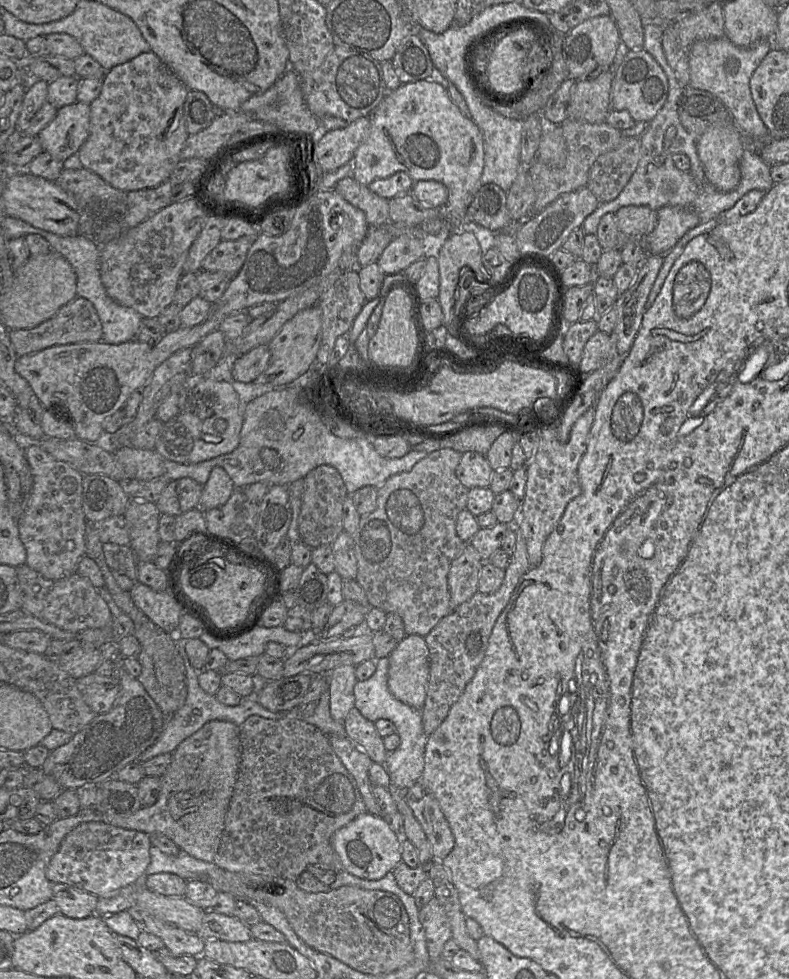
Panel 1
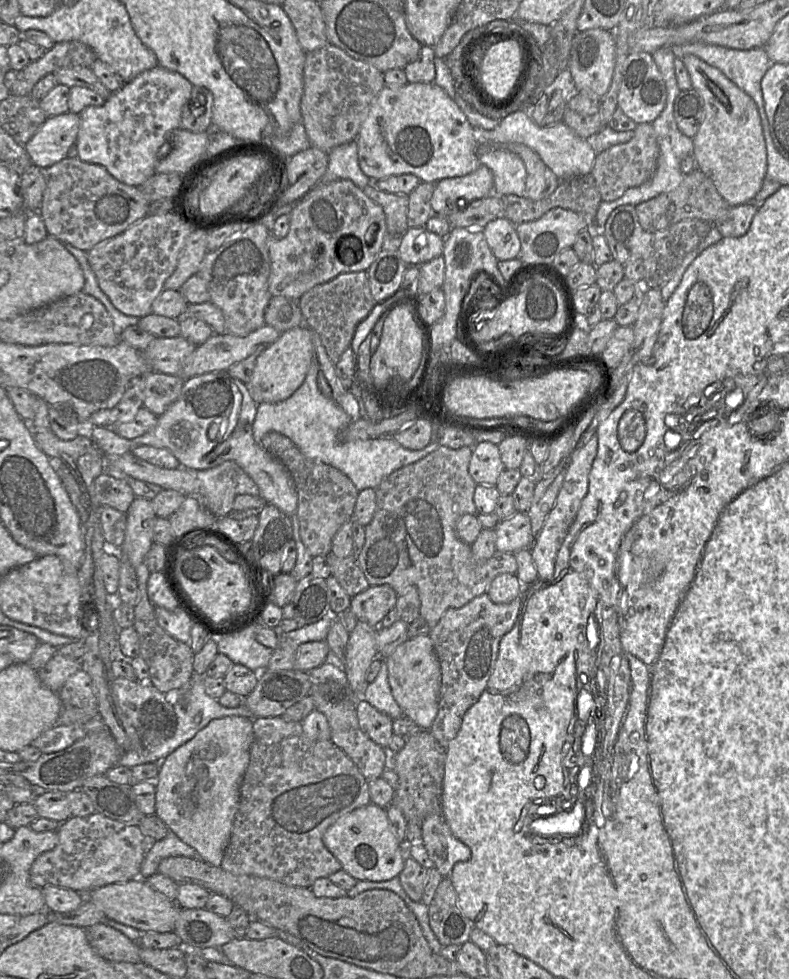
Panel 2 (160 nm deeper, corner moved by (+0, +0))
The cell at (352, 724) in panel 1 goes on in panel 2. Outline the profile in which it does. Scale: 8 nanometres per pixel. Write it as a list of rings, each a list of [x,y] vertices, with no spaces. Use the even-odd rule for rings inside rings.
[[[366,700],[358,702],[357,717],[361,730],[375,743],[382,747],[389,745],[389,740],[394,735],[391,717],[378,711]]]

